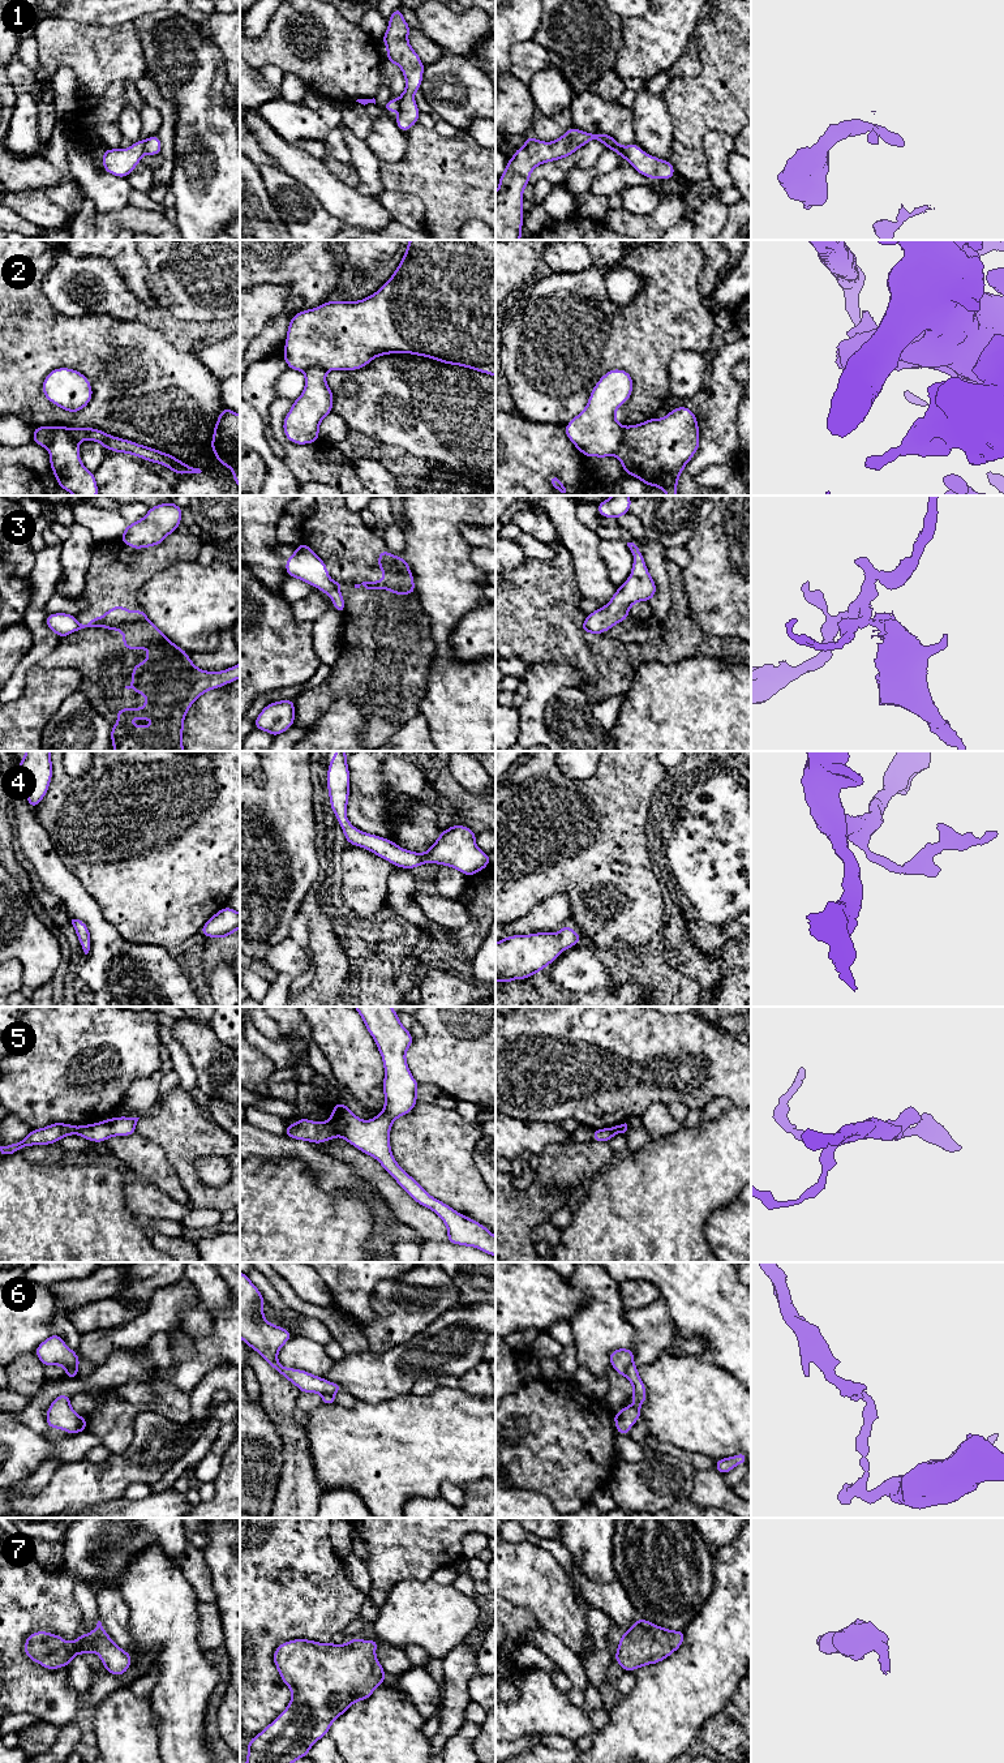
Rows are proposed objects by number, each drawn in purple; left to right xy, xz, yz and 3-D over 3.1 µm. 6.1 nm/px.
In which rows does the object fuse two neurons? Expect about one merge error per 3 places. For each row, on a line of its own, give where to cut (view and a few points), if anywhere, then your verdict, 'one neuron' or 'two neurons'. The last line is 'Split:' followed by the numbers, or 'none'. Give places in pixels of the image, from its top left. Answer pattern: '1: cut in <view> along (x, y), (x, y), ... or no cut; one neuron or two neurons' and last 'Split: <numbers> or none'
1: cut in xz along (398, 99), (400, 111); two neurons
2: cut in yz along (625, 427), (622, 441), (616, 454); two neurons
3: cut in xy along (80, 625), (77, 629); two neurons
4: no cut; one neuron
5: cut in xz along (329, 1120), (338, 1135); two neurons
6: cut in yz along (633, 1362), (625, 1375); two neurons
7: no cut; one neuron
Split: 1, 2, 3, 5, 6

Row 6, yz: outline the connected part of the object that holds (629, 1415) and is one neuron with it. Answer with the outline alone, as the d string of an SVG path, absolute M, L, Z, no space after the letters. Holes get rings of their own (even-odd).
M634 1363L627 1368L626 1377L632 1384L632 1394L628 1398L632 1398L636 1403L625 1406L619 1412L614 1414L613 1421L617 1425L617 1434L630 1433L632 1424L642 1417L640 1406L647 1400L645 1385Z

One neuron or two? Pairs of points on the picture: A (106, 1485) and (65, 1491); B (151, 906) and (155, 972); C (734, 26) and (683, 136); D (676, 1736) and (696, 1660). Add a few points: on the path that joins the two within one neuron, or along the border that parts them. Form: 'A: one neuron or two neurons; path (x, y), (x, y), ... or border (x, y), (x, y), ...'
A: one neuron; path (95, 1485), (76, 1485)
B: two neurons; border (124, 938), (134, 943), (159, 944), (167, 951)
C: one neuron; path (734, 54), (734, 78), (704, 108)
D: one neuron; path (677, 1718), (677, 1699), (696, 1678)

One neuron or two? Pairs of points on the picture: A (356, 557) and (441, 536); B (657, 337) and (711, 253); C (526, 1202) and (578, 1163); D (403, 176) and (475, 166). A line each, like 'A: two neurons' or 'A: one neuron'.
A: two neurons
B: two neurons
C: one neuron
D: one neuron

